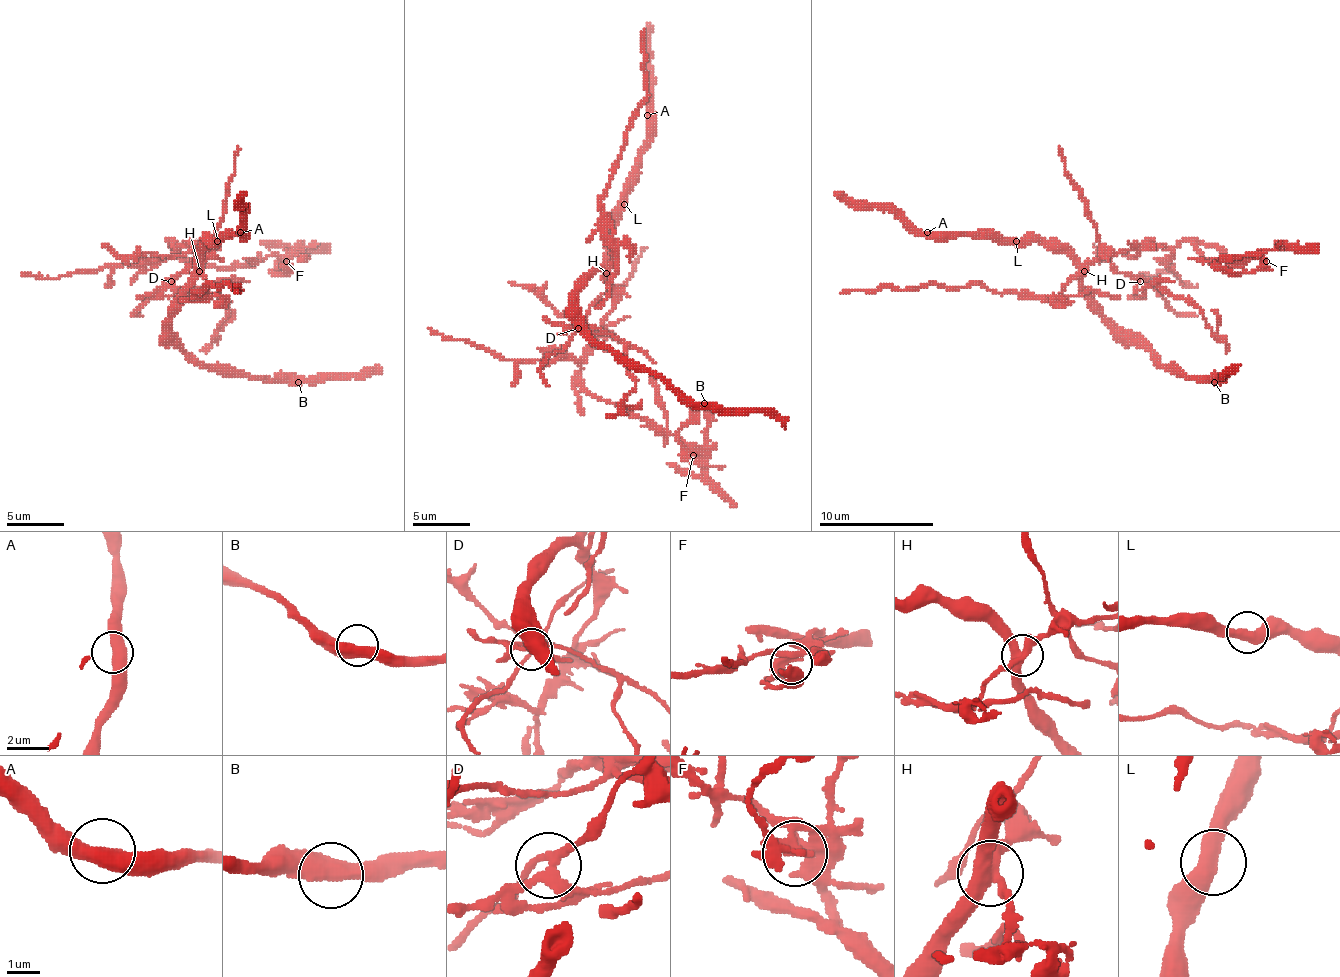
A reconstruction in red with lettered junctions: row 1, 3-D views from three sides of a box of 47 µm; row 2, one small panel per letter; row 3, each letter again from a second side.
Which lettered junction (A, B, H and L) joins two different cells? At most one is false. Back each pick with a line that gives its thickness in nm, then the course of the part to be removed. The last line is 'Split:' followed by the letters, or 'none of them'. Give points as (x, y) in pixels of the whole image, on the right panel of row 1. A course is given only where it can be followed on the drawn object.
H: 440 nm thick; foreign part runs (1085, 270), (1148, 241), (1168, 247), (1183, 241), (1206, 261), (1229, 267), (1281, 244), (1318, 253)
Split: H

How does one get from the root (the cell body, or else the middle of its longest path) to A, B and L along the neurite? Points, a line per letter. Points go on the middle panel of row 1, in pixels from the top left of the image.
A: (604, 273), (607, 236), (621, 213), (624, 184), (635, 164), (638, 150), (647, 138), (647, 115)
B: (604, 273), (598, 271), (578, 294), (578, 322), (607, 348), (661, 374), (696, 403), (704, 403)
L: (604, 273), (607, 236), (624, 204)

